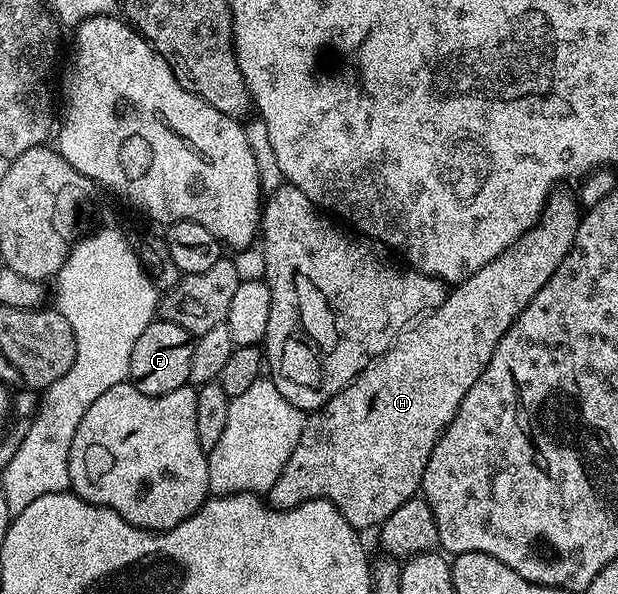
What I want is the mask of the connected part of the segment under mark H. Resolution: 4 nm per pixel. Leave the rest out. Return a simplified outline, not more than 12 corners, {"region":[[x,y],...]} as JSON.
{"region":[[580,204],[451,287],[309,417],[268,500],[377,529],[500,338]]}

